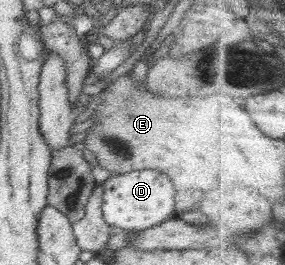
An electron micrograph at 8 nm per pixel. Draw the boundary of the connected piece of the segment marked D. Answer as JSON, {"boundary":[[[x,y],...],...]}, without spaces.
{"boundary":[[[152,169],[129,171],[123,174],[113,174],[102,183],[103,196],[101,210],[106,223],[116,230],[142,231],[154,227],[174,213],[174,187],[172,181]]]}

